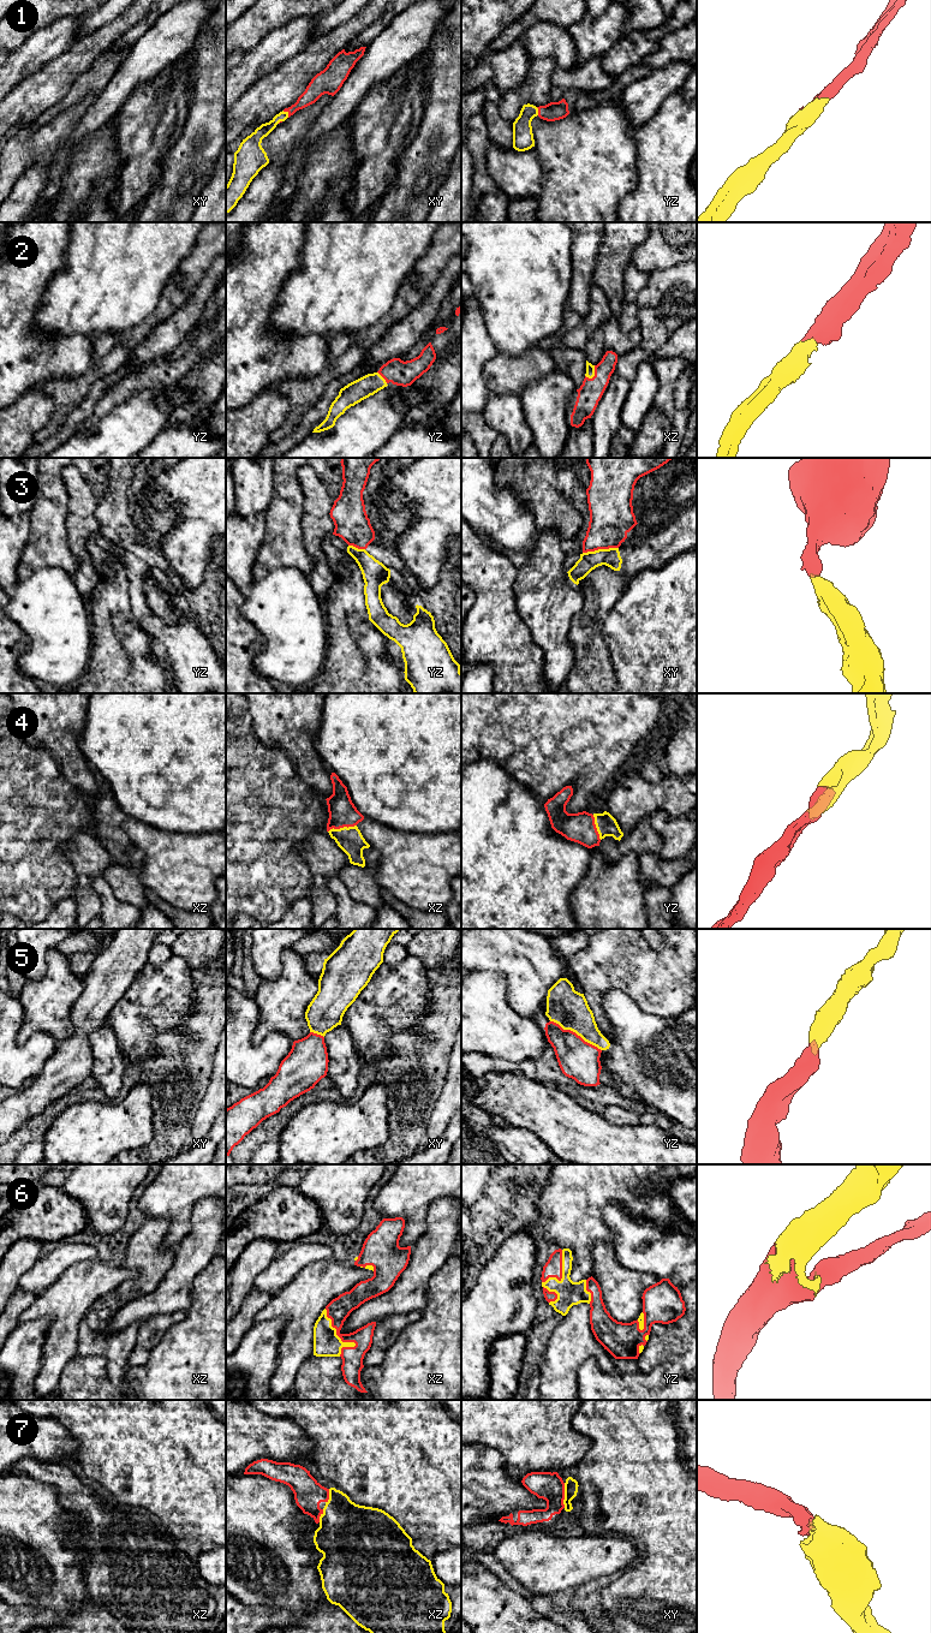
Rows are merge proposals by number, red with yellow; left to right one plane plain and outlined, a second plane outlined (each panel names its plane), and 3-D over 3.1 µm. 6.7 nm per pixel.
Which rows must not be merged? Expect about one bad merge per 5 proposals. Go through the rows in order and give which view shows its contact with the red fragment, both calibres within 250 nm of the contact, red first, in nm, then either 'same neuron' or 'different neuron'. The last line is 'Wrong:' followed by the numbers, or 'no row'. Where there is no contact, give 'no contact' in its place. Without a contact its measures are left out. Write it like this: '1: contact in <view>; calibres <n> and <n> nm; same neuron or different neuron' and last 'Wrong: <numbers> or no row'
1: contact in xy; calibres 120 and 80 nm; same neuron
2: contact in xz; calibres 160 and 60 nm; same neuron
3: contact in xy; calibres 300 and 120 nm; different neuron
4: contact in xz; calibres 190 and 170 nm; same neuron
5: contact in yz; calibres 260 and 260 nm; same neuron
6: contact in xz; calibres 160 and 180 nm; same neuron
7: contact in xy; calibres 190 and 100 nm; same neuron
Wrong: 3

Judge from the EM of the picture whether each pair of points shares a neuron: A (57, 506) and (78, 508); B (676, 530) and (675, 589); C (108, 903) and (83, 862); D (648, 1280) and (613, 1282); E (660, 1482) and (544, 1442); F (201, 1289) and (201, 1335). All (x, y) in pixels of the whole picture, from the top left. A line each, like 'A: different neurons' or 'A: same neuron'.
A: different neurons
B: different neurons
C: different neurons
D: same neuron
E: different neurons
F: same neuron

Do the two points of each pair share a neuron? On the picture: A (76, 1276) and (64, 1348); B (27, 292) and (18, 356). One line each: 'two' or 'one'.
A: one
B: one

